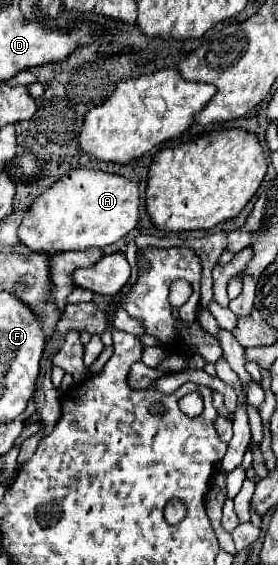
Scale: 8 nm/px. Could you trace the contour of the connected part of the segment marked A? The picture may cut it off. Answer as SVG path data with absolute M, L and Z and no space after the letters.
M70 170L54 186L44 190L18 226L20 242L38 254L104 248L124 238L138 224L138 186L118 174L98 170Z

